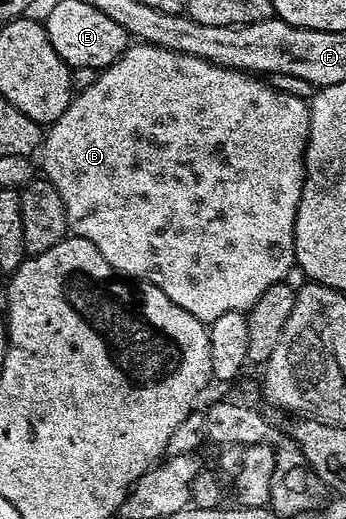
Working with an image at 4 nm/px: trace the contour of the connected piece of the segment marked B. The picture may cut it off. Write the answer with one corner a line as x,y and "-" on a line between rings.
146,42
130,45
120,58
100,71
91,88
79,90
69,101
68,108
44,131
39,147
39,166
44,177
59,192
63,208
67,208
70,231
76,237
91,240
99,248
103,260
111,264
118,274
139,282
150,282
159,288
179,308
191,312
201,322
213,322
223,312
236,310
247,312
271,288
271,284
283,282
287,272
295,264
293,233
297,205
305,183
305,145
309,139
309,102
299,96
287,96
269,86
268,81
244,70
231,70
216,66
199,56
183,52
171,52
167,48
152,46

